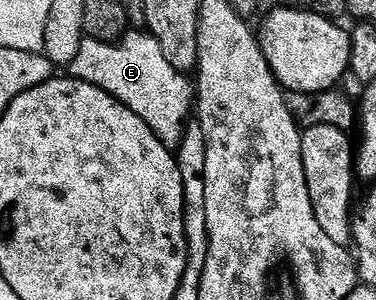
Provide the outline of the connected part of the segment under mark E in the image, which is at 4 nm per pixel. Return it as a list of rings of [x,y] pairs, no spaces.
[[[128,31],[115,43],[81,40],[70,73],[77,81],[97,85],[115,101],[122,102],[167,149],[179,150],[189,128],[188,117],[190,121],[194,113],[194,85],[166,59],[151,33]]]

